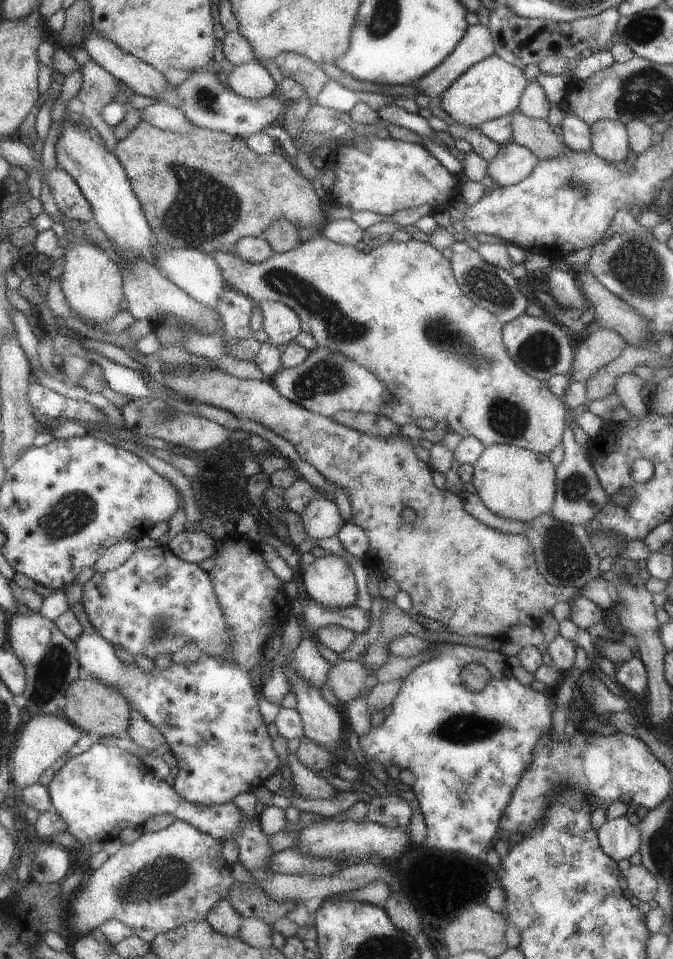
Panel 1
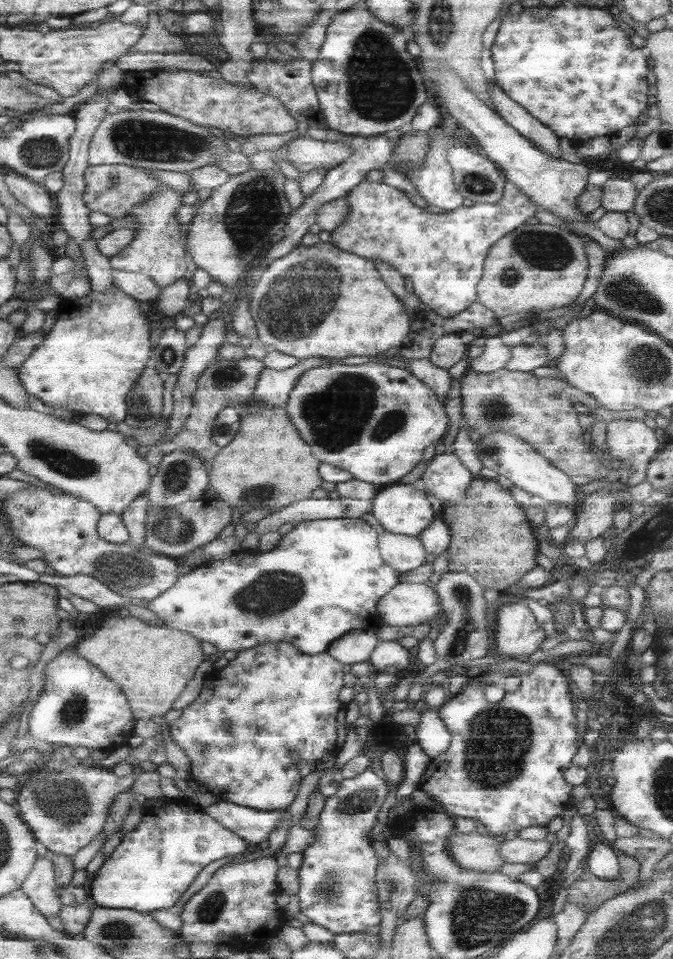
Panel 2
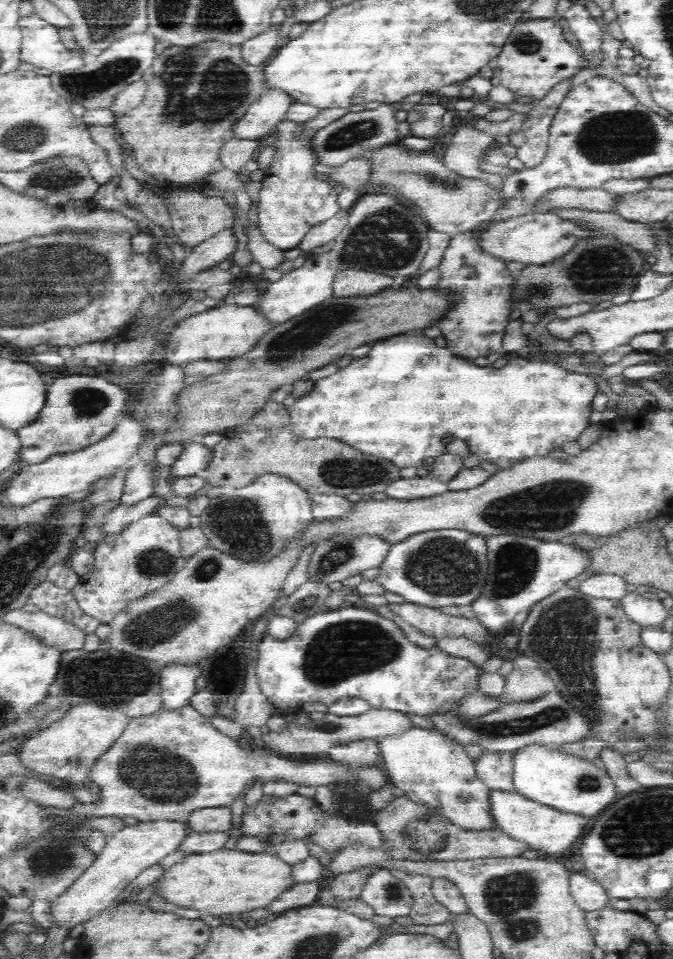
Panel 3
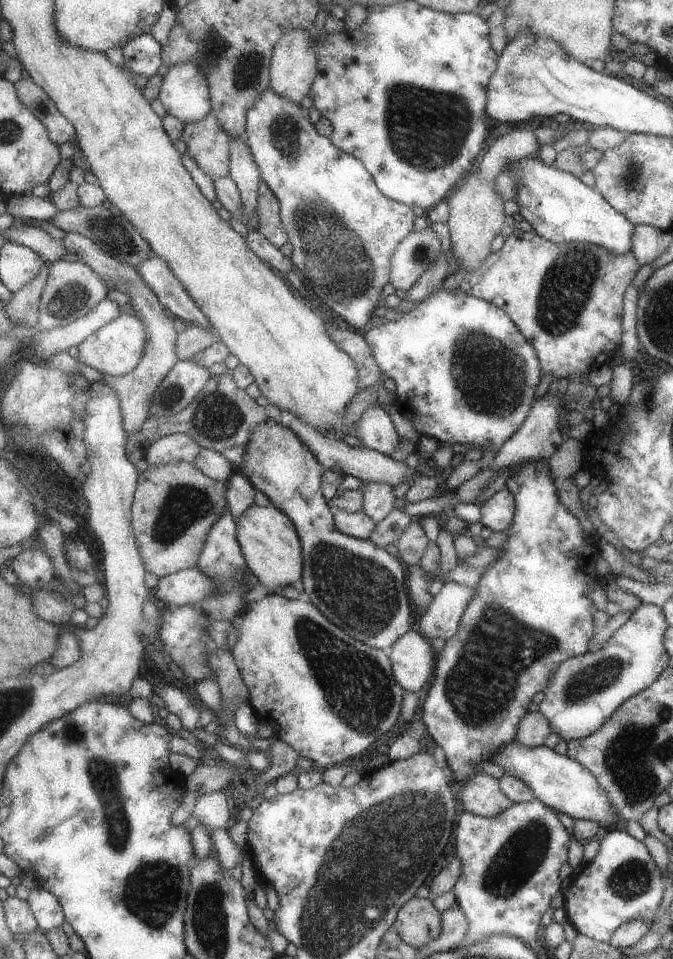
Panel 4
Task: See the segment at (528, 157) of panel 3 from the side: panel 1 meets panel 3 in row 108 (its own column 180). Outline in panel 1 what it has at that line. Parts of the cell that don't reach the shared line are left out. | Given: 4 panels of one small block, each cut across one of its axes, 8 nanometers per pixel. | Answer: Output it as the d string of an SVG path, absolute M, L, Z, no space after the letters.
M184 528L167 545L171 552L190 563L201 564L216 553L216 540L205 530Z

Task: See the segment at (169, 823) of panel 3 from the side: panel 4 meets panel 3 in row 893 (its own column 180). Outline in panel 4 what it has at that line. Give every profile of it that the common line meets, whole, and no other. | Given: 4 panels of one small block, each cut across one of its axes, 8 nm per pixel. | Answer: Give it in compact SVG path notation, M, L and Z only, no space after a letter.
M195 62L170 67L158 98L167 112L183 120L184 124L203 120L212 112L209 80Z

